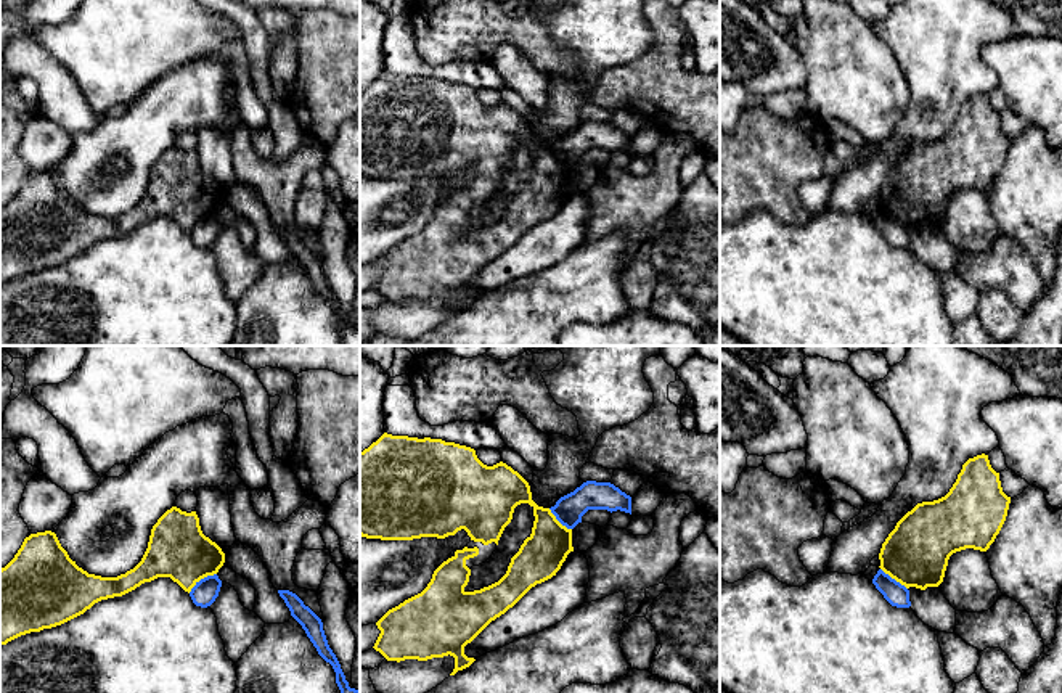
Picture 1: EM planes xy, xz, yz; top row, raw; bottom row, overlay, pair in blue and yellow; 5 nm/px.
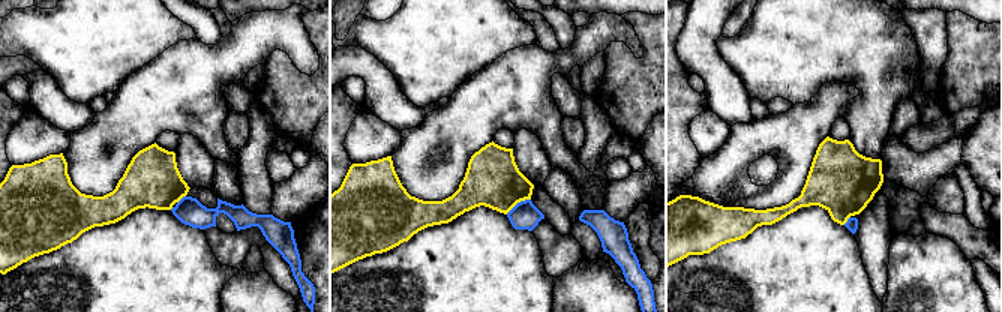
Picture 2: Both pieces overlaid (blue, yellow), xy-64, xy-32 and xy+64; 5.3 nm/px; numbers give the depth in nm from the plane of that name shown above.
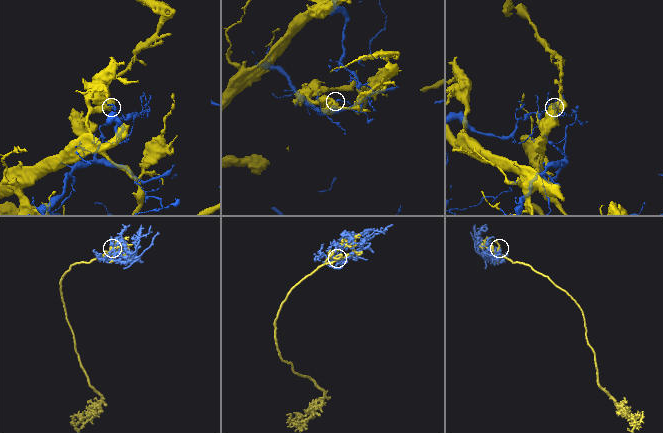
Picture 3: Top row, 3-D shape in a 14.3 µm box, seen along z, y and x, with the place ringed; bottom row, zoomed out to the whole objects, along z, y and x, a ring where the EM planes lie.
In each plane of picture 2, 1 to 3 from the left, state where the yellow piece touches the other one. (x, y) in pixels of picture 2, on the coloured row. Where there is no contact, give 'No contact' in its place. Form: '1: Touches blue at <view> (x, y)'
1: Touches blue at xy-64 (180, 200)
2: Touches blue at xy-32 (518, 203)
3: Touches blue at xy+64 (848, 221)

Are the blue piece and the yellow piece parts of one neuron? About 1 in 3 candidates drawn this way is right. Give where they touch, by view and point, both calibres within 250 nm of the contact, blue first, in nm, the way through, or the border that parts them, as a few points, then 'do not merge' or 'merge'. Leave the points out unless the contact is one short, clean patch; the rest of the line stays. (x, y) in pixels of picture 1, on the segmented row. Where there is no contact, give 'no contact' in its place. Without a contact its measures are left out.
meets blue in xy at (201, 579); 120 nm thick on the blue side, 300 nm on the other; do not merge

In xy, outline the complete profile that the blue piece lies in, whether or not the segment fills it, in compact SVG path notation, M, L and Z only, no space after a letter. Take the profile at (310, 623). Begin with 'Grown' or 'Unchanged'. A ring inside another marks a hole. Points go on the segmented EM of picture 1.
Unchanged. M278 590L278 593L284 600L286 606L289 608L291 616L305 630L307 637L317 648L318 654L333 666L336 672L336 683L341 693L360 693L360 690L349 687L349 682L345 680L345 675L341 669L341 664L328 645L321 619L308 606L305 606L304 601L296 593L289 590Z

